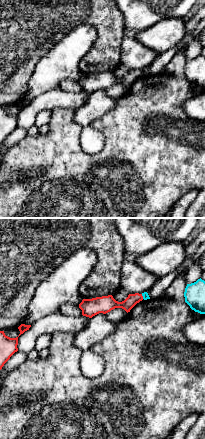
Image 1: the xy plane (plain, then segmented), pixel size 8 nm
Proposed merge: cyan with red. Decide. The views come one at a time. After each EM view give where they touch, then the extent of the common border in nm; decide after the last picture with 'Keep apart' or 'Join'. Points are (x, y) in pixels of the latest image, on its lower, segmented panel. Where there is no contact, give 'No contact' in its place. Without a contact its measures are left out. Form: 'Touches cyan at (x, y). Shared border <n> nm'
Touches cyan at (142, 295). Shared border 40 nm

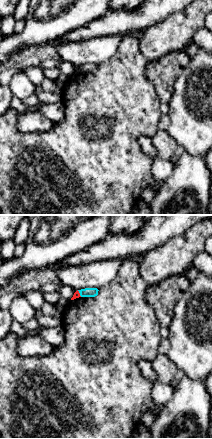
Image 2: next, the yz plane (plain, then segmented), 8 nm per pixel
Touches cyan at (79, 292). Shared border 70 nm

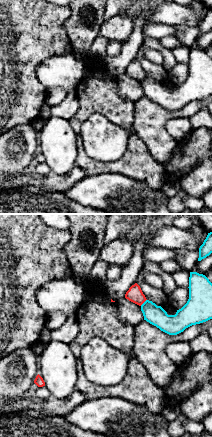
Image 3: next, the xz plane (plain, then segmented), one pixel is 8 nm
Touches cyan at (144, 302). Shared border 80 nm

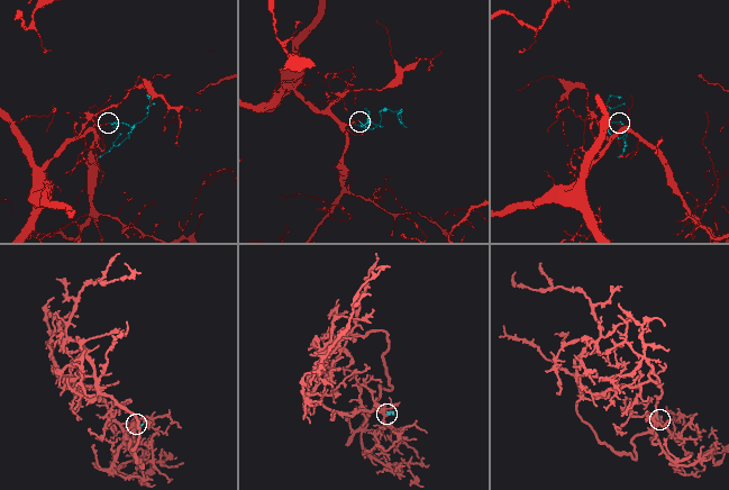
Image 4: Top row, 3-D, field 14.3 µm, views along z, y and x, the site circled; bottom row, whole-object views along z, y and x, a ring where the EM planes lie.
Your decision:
Keep apart

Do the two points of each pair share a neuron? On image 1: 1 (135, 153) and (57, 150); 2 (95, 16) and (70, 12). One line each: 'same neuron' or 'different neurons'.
1: same neuron
2: same neuron

